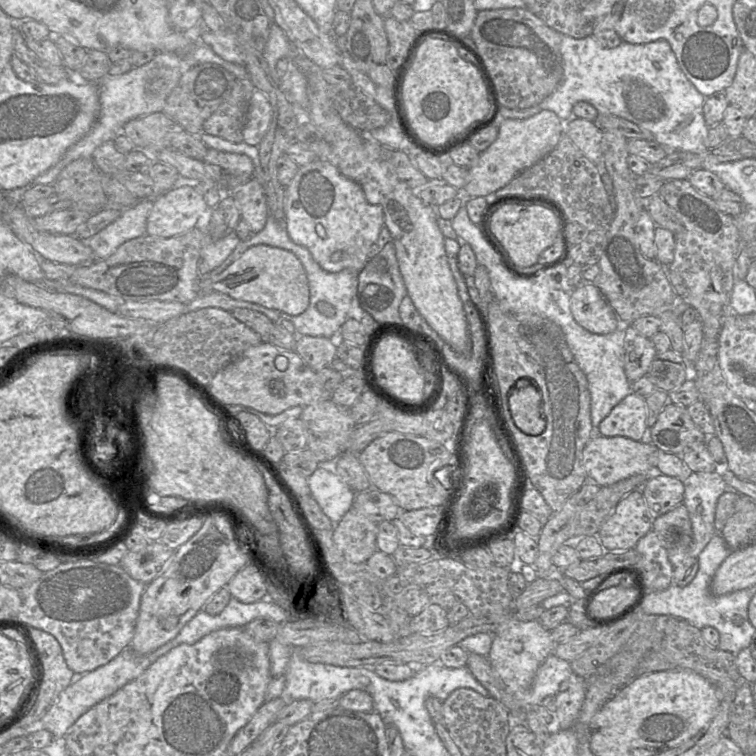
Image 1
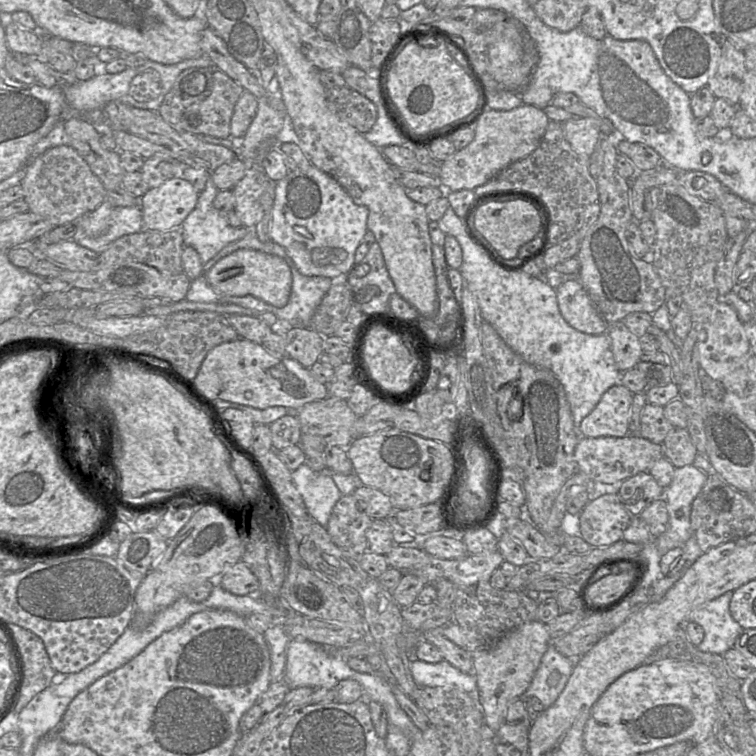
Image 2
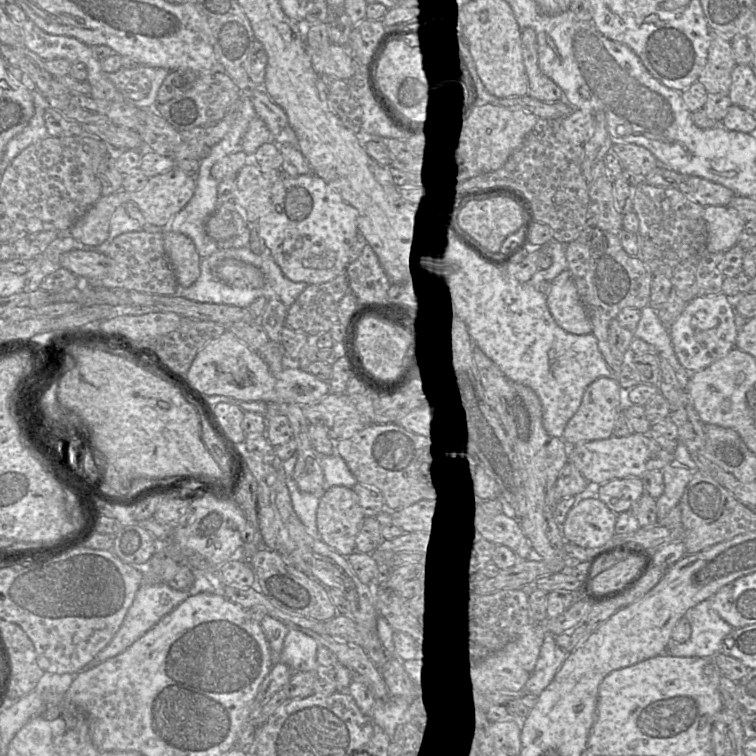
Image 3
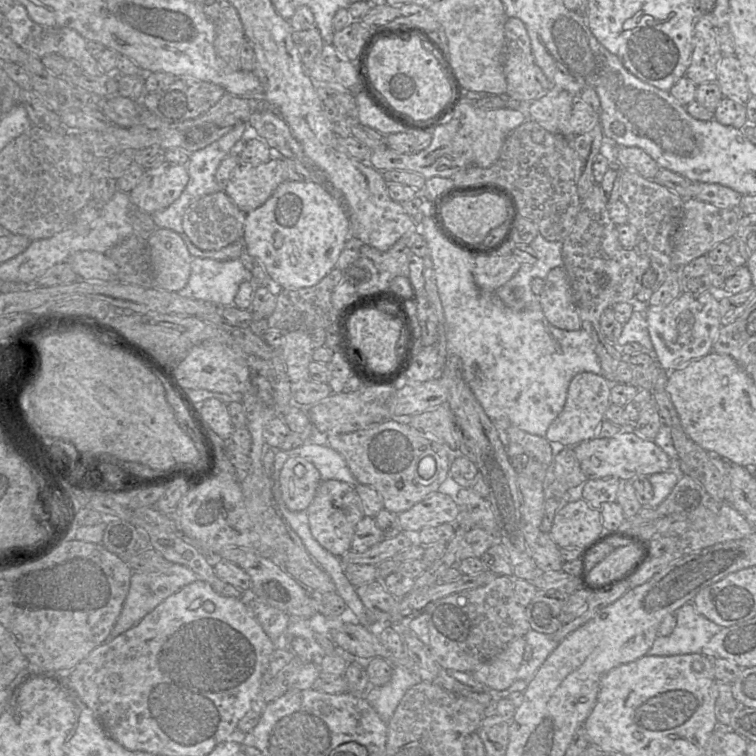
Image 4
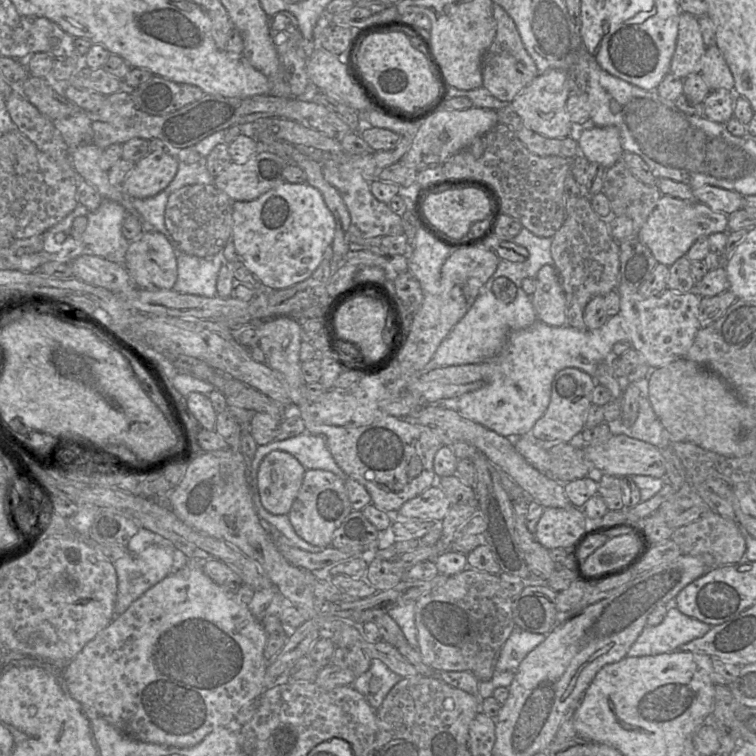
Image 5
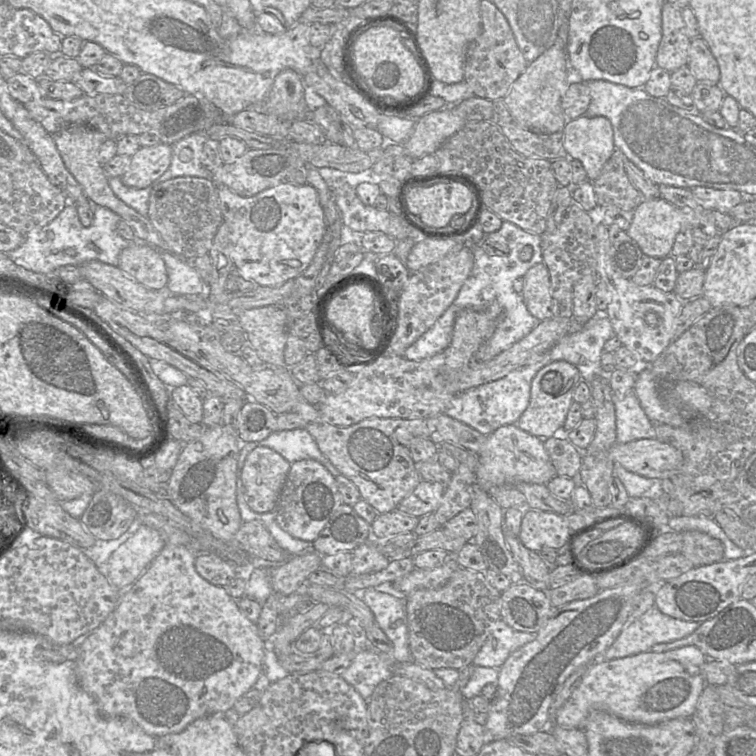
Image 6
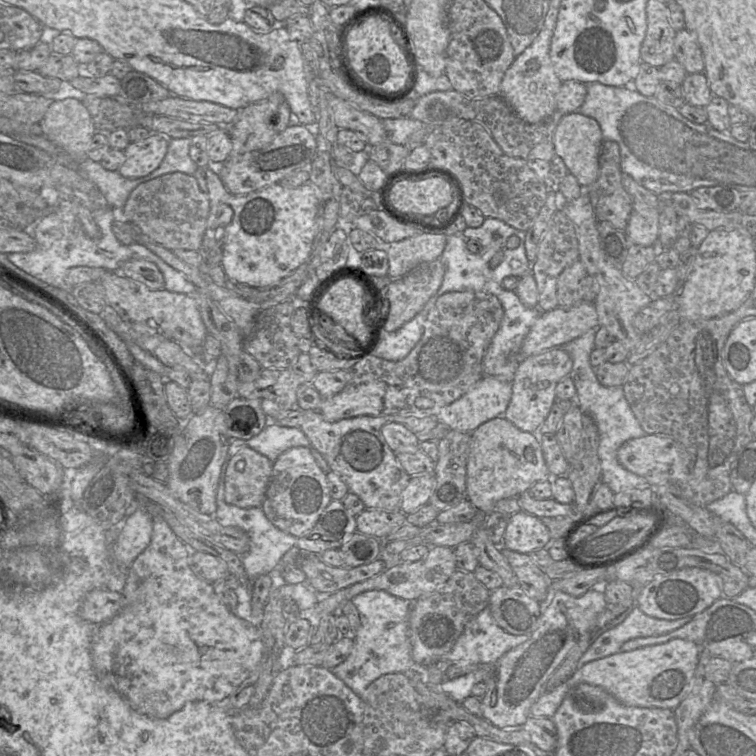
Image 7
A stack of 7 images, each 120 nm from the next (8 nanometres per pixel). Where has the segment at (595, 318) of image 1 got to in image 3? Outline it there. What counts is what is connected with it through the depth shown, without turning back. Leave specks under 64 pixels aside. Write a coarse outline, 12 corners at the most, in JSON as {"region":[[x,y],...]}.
{"region":[[573,274],[551,284],[547,305],[556,323],[572,334],[593,326]]}

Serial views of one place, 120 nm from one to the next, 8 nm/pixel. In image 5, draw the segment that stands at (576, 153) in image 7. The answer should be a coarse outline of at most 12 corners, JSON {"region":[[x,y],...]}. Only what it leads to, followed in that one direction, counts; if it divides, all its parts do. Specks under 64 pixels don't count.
{"region":[[615,126],[575,135],[579,153],[609,168],[623,154]]}

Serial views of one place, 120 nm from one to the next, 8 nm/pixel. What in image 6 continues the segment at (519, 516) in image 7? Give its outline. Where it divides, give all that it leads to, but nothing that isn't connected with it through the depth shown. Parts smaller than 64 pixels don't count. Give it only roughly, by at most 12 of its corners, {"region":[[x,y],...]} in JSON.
{"region":[[528,509],[518,538],[536,552],[567,545],[574,531],[562,515]]}

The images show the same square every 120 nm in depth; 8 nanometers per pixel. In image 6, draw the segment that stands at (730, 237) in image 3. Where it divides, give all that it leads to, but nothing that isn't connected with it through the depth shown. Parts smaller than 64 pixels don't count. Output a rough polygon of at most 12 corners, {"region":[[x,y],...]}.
{"region":[[659,197],[633,211],[626,233],[645,255],[671,255],[677,235],[719,229]]}

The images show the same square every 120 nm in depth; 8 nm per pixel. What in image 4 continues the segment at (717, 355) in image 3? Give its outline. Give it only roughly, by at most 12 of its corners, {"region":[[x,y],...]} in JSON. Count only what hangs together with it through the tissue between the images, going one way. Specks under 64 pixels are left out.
{"region":[[712,292],[644,312],[658,365],[712,352],[722,327]]}

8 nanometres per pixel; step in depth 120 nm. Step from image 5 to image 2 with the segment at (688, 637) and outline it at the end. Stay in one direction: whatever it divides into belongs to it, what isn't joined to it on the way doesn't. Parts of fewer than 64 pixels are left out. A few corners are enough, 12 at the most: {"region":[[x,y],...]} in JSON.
{"region":[[733,592],[695,608],[700,651],[723,655],[743,628],[731,616]]}

